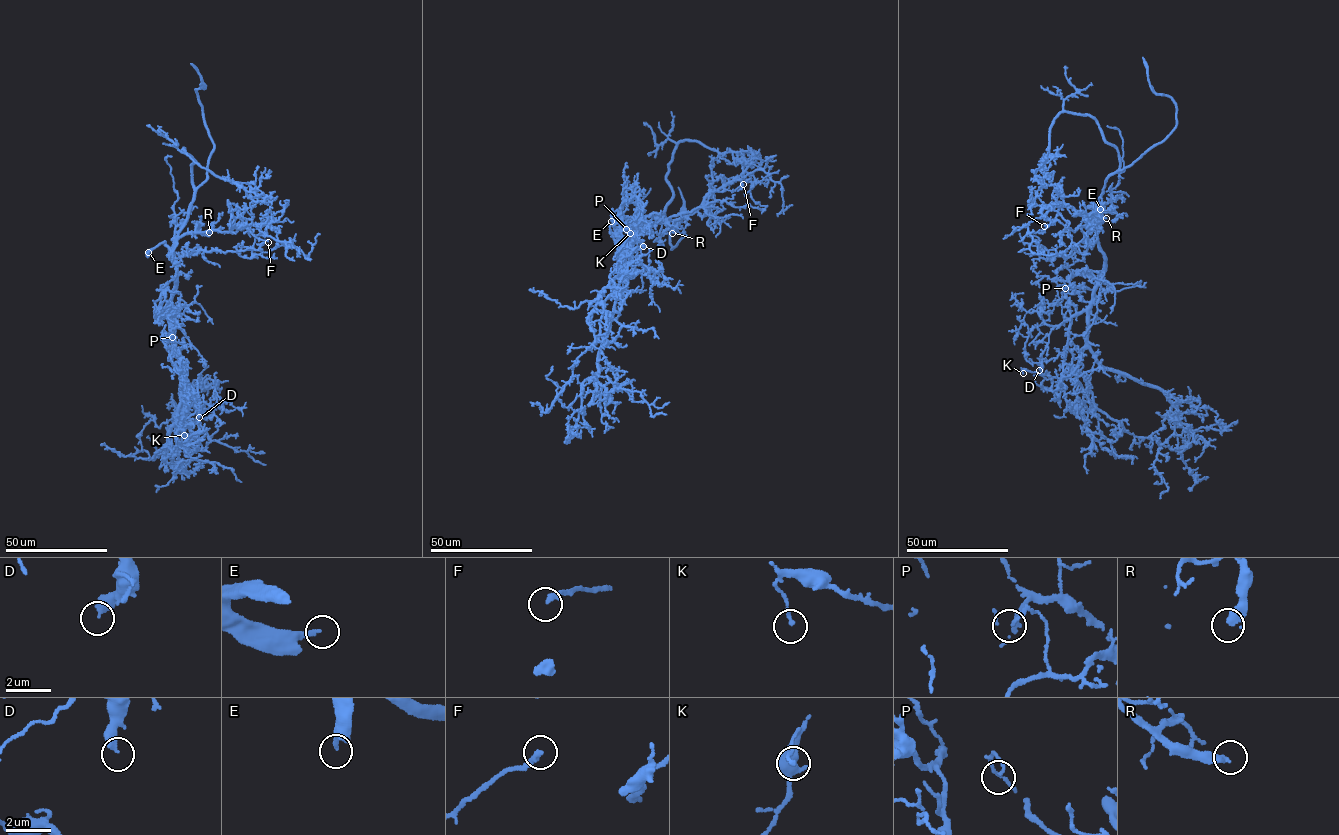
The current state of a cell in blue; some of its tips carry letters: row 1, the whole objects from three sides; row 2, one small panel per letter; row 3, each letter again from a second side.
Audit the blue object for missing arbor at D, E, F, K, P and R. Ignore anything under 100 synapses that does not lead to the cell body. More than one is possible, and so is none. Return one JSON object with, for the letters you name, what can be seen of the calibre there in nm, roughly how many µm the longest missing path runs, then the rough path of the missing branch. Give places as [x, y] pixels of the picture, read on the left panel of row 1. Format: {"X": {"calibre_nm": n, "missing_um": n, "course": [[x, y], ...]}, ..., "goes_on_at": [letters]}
{"E": {"calibre_nm": 200, "missing_um": 140, "course": [[148, 252], [156, 239], [160, 256], [148, 259], [108, 231], [85, 228], [70, 202], [72, 226]]}, "R": {"calibre_nm": 340, "missing_um": 30, "course": [[209, 232], [215, 234], [230, 227]]}, "goes_on_at": ["E", "R"]}

